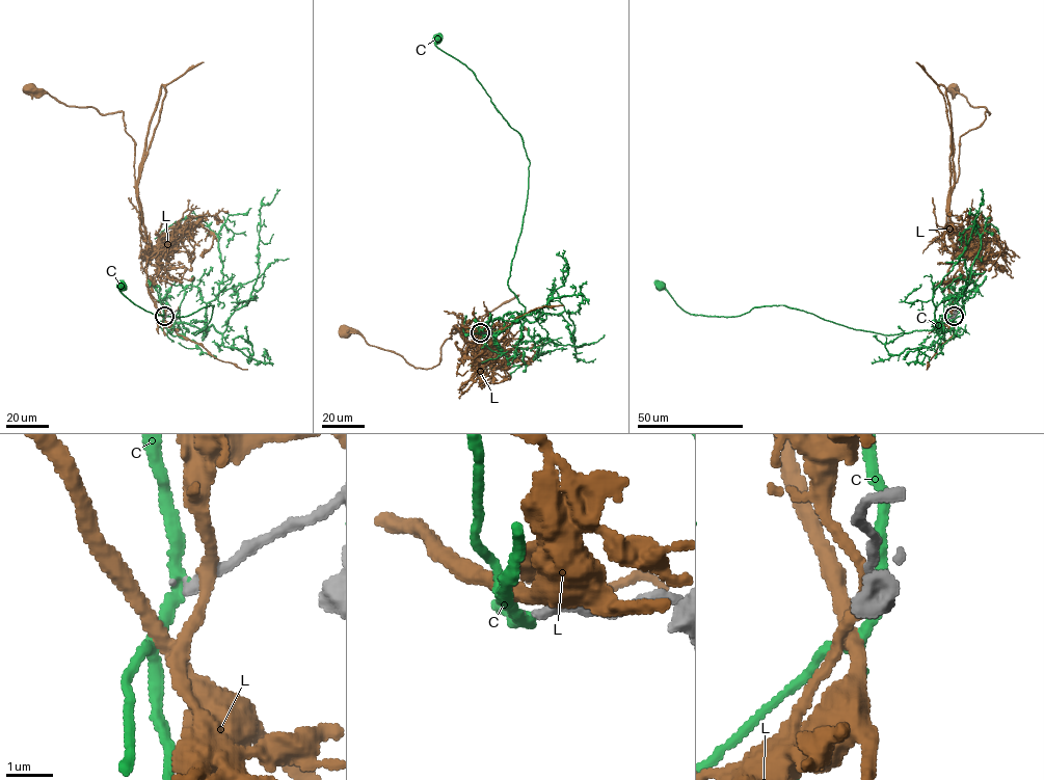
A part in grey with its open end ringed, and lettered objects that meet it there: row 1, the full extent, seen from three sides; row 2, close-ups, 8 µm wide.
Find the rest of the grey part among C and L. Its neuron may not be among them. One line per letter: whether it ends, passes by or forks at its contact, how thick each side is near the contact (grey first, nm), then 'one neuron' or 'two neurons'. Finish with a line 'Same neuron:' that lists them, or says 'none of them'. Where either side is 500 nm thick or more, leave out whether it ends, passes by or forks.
C: it passes by; 220 nm thick on the grey side, 200 nm on the other; one neuron
L: it passes by; 260 nm thick on the grey side, 240 nm on the other; two neurons
Same neuron: C

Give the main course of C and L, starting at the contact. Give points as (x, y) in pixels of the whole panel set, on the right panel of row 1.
C: (954, 316), (946, 331), (934, 324), (942, 322), (884, 334), (782, 305), (735, 317), (693, 315), (659, 285)
L: (954, 316), (947, 288), (954, 243), (947, 232), (951, 189), (959, 176), (960, 138), (989, 112), (952, 89)

